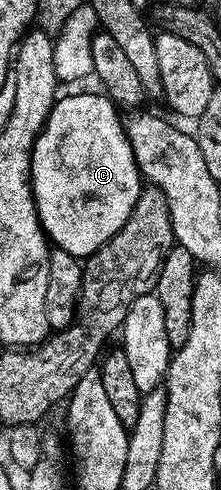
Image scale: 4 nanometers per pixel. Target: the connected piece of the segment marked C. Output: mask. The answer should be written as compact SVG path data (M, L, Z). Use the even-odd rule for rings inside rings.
M98 91L98 93L72 93L69 97L61 96L54 103L54 107L42 127L42 131L36 137L36 141L32 145L32 198L36 201L36 214L40 219L40 225L44 229L44 235L55 248L66 251L70 255L81 259L87 259L91 257L92 254L97 253L97 251L124 226L126 219L130 219L130 215L134 211L134 207L140 198L140 190L142 188L140 168L136 165L134 151L132 150L130 139L128 138L128 130L122 117L120 121L119 112L121 113L121 110L118 108L117 104L100 91Z

